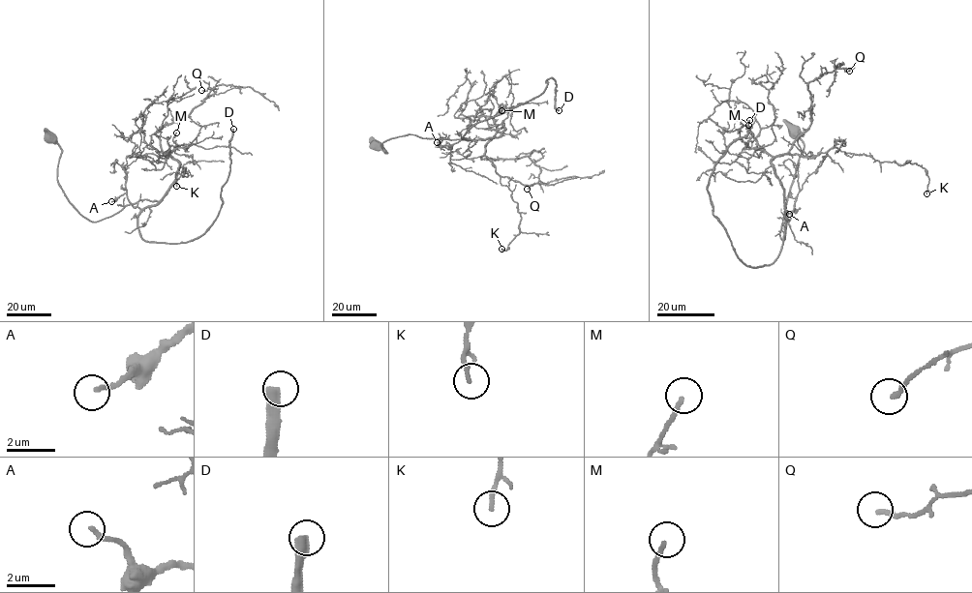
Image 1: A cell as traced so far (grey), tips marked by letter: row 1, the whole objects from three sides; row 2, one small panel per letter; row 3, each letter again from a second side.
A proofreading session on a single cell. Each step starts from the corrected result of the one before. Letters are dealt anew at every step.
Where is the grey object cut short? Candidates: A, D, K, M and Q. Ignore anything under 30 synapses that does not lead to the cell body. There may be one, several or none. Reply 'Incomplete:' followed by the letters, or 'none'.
Incomplete: A, D

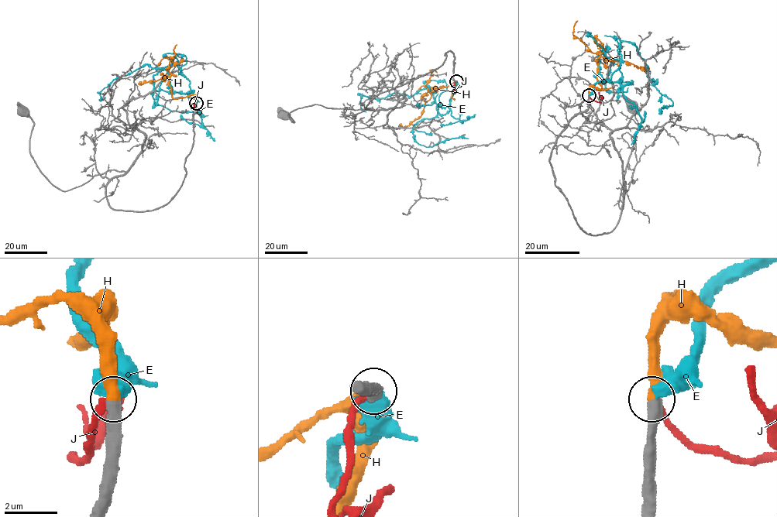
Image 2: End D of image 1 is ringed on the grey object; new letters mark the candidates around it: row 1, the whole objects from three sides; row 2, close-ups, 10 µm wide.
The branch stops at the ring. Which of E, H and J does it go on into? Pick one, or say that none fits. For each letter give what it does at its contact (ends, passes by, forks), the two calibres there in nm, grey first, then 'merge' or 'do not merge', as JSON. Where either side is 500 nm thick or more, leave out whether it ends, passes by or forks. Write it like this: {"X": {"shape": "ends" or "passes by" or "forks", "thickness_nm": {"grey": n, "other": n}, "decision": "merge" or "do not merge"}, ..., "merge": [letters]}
{"E": {"thickness_nm": {"grey": 480, "other": 550}, "decision": "do not merge"}, "H": {"thickness_nm": {"grey": 500, "other": 440}, "decision": "merge"}, "J": {"thickness_nm": {"grey": 550, "other": 260}, "decision": "do not merge"}, "merge": ["H"]}

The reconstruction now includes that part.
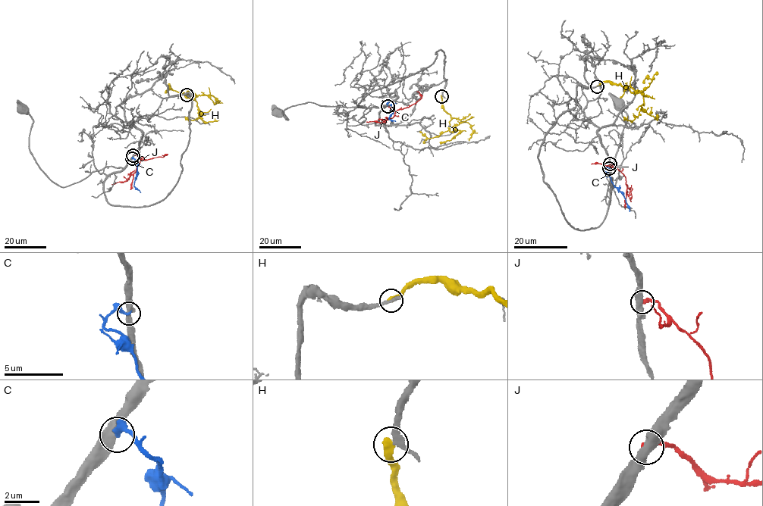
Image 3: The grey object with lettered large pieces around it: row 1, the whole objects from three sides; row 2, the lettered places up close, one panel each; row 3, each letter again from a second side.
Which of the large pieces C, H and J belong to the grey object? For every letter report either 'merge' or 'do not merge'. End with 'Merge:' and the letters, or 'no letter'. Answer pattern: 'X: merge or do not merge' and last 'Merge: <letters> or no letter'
C: do not merge
H: do not merge
J: do not merge
Merge: no letter

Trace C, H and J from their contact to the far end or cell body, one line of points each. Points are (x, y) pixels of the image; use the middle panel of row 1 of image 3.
C: (387, 105), (391, 101), (391, 114), (388, 118), (395, 121)
H: (441, 95), (443, 107), (451, 117), (450, 132), (460, 131), (449, 140), (439, 142)
J: (387, 105), (394, 112), (392, 117), (384, 122), (366, 122)

